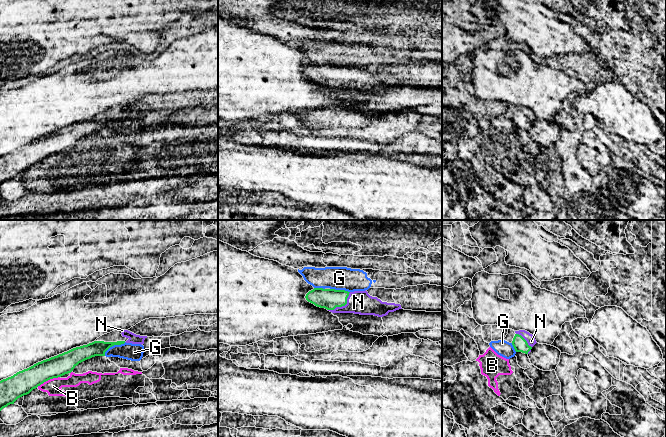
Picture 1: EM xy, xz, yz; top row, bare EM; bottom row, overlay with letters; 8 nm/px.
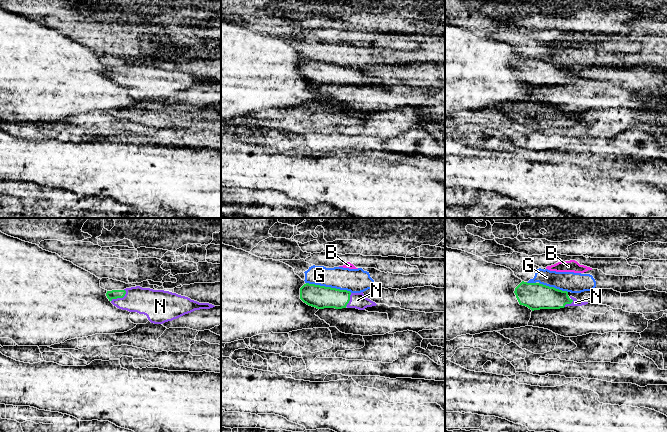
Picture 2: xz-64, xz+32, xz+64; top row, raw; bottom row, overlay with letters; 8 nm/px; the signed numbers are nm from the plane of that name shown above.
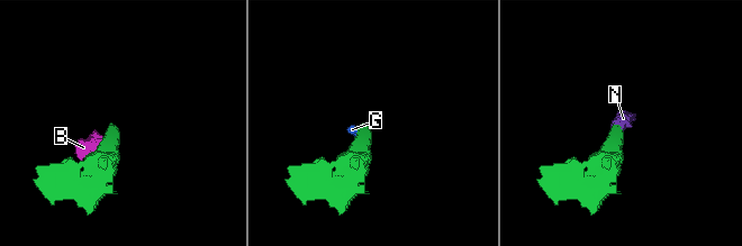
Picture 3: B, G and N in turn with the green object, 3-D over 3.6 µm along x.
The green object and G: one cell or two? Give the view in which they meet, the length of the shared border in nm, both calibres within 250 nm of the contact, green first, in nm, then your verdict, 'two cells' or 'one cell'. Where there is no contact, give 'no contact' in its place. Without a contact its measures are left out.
meets green in xy; contact 200 nm long; 130 nm thick on the green side, 140 nm on the other; two cells

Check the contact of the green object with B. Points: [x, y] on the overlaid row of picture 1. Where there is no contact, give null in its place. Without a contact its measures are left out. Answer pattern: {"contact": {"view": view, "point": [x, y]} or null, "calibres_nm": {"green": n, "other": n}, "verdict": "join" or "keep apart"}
{"contact": {"view": "xy", "point": [48, 379]}, "calibres_nm": {"green": 190, "other": 130}, "verdict": "keep apart"}

